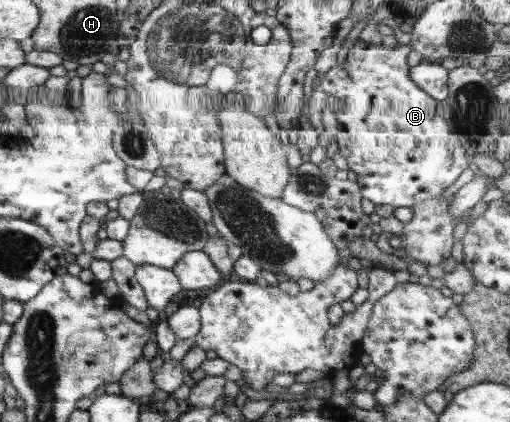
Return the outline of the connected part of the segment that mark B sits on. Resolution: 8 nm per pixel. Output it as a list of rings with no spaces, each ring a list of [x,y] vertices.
[[[361,40],[355,41],[354,45],[351,45],[351,49],[347,52],[345,61],[341,64],[331,67],[324,73],[323,77],[317,86],[327,96],[333,95],[337,101],[335,101],[334,110],[336,117],[336,132],[334,139],[338,145],[338,151],[344,159],[347,160],[348,170],[353,171],[357,175],[356,185],[360,188],[360,194],[363,199],[368,199],[373,205],[391,205],[394,209],[396,207],[413,207],[414,203],[423,202],[427,198],[433,198],[439,195],[445,188],[448,188],[457,175],[467,169],[467,157],[465,157],[465,151],[461,149],[461,143],[455,135],[449,135],[447,133],[447,119],[444,115],[439,113],[438,102],[430,95],[414,83],[414,80],[410,78],[410,67],[407,66],[407,53],[409,53],[409,45],[396,44],[393,49],[383,47],[381,44],[365,43]]]

